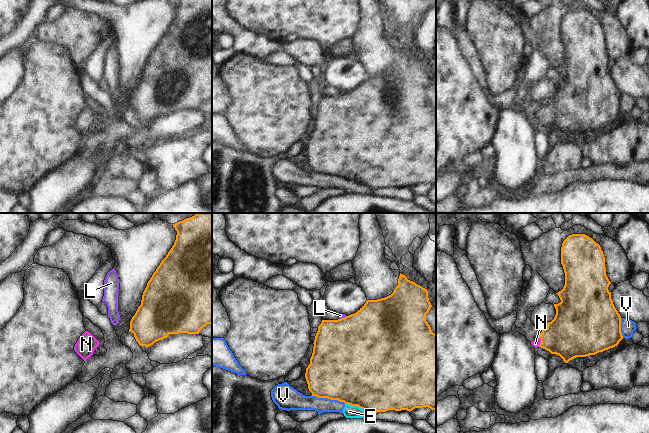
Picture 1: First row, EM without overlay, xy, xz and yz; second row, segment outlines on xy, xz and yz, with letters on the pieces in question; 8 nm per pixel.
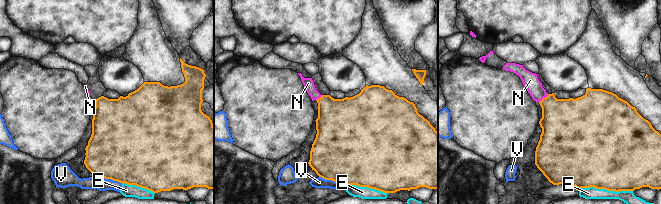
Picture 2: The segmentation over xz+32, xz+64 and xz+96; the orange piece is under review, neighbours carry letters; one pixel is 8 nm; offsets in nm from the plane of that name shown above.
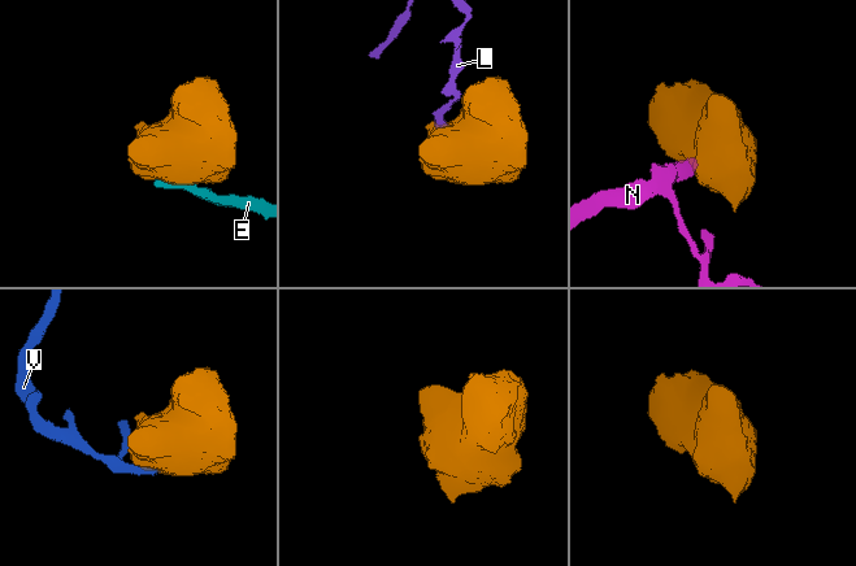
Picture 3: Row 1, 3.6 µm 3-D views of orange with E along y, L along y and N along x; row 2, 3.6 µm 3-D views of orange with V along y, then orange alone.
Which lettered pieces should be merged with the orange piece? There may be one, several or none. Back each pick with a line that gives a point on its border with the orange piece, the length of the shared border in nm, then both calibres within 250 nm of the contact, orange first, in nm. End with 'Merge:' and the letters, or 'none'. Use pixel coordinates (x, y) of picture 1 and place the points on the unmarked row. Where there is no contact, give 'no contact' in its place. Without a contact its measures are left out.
N: meets orange in yz at (541, 117); contact 90 nm long; 380 nm thick on the orange side, 60 nm on the other
Merge: N

